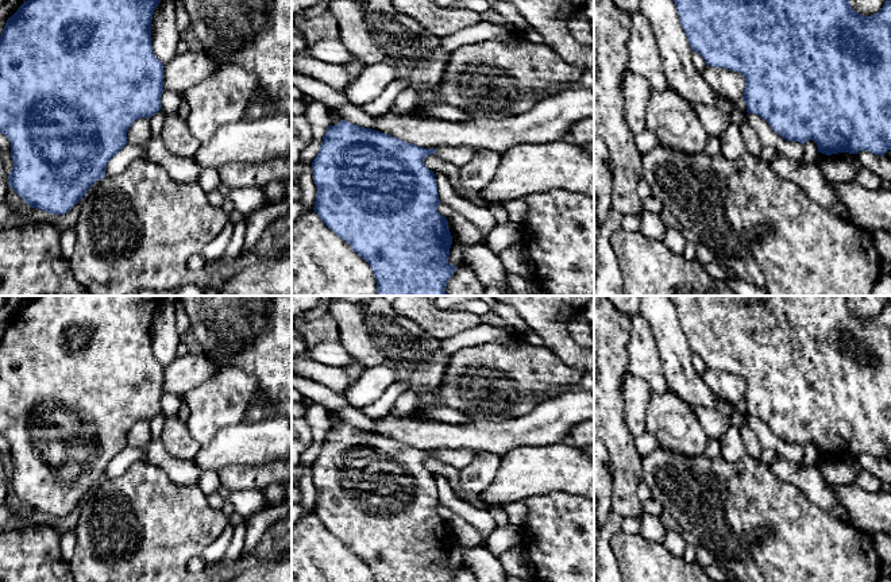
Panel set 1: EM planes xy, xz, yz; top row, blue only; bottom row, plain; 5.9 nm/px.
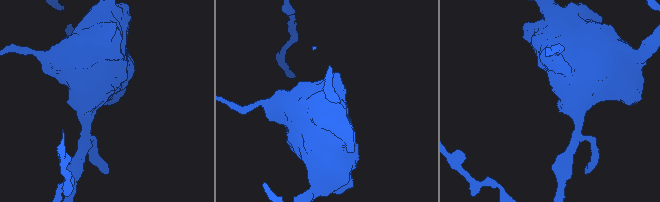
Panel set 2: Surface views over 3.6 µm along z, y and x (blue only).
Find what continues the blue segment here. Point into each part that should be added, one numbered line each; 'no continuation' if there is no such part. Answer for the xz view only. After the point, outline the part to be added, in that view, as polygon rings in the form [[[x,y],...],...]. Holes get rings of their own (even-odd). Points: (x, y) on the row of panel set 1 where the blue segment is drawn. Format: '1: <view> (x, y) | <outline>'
1: xz (459, 155) | [[[437,146],[432,149],[436,150],[433,155],[452,163],[456,167],[462,167],[463,165],[468,163],[474,158],[475,153],[479,150],[470,146]]]

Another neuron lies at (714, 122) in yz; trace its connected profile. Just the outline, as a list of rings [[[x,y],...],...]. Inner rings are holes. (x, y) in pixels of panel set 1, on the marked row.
[[[691,104],[695,116],[710,136],[721,136],[730,124],[730,113],[725,113],[714,107]]]

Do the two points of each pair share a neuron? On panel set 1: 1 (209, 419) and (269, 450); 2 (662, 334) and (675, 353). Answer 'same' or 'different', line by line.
1: different
2: same

